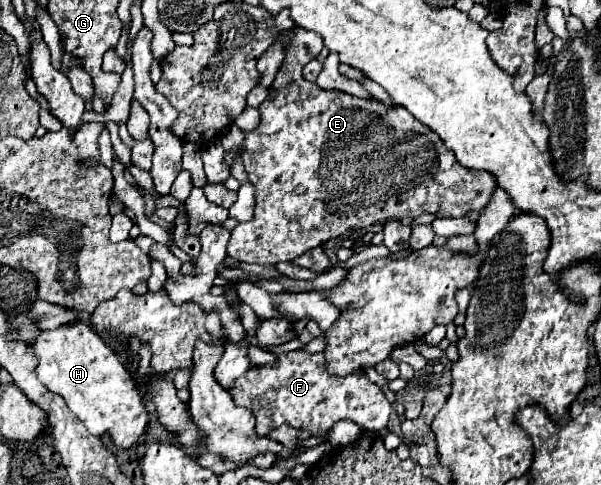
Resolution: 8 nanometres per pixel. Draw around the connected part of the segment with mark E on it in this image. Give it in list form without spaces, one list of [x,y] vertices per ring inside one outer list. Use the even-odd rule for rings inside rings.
[[[295,28],[279,36],[279,40],[287,44],[287,56],[267,100],[259,106],[259,128],[245,134],[245,142],[237,154],[243,158],[249,182],[257,188],[257,206],[253,220],[237,224],[231,232],[227,254],[233,260],[265,266],[285,260],[291,262],[327,240],[339,238],[349,230],[369,228],[375,222],[385,222],[389,218],[405,220],[425,212],[437,214],[439,218],[459,218],[471,210],[481,212],[489,204],[497,188],[495,178],[481,170],[463,168],[443,140],[425,124],[417,122],[405,108],[389,108],[379,100],[363,100],[345,92],[321,90],[315,82],[307,82],[301,72],[323,48],[323,38],[319,38],[319,34]]]

